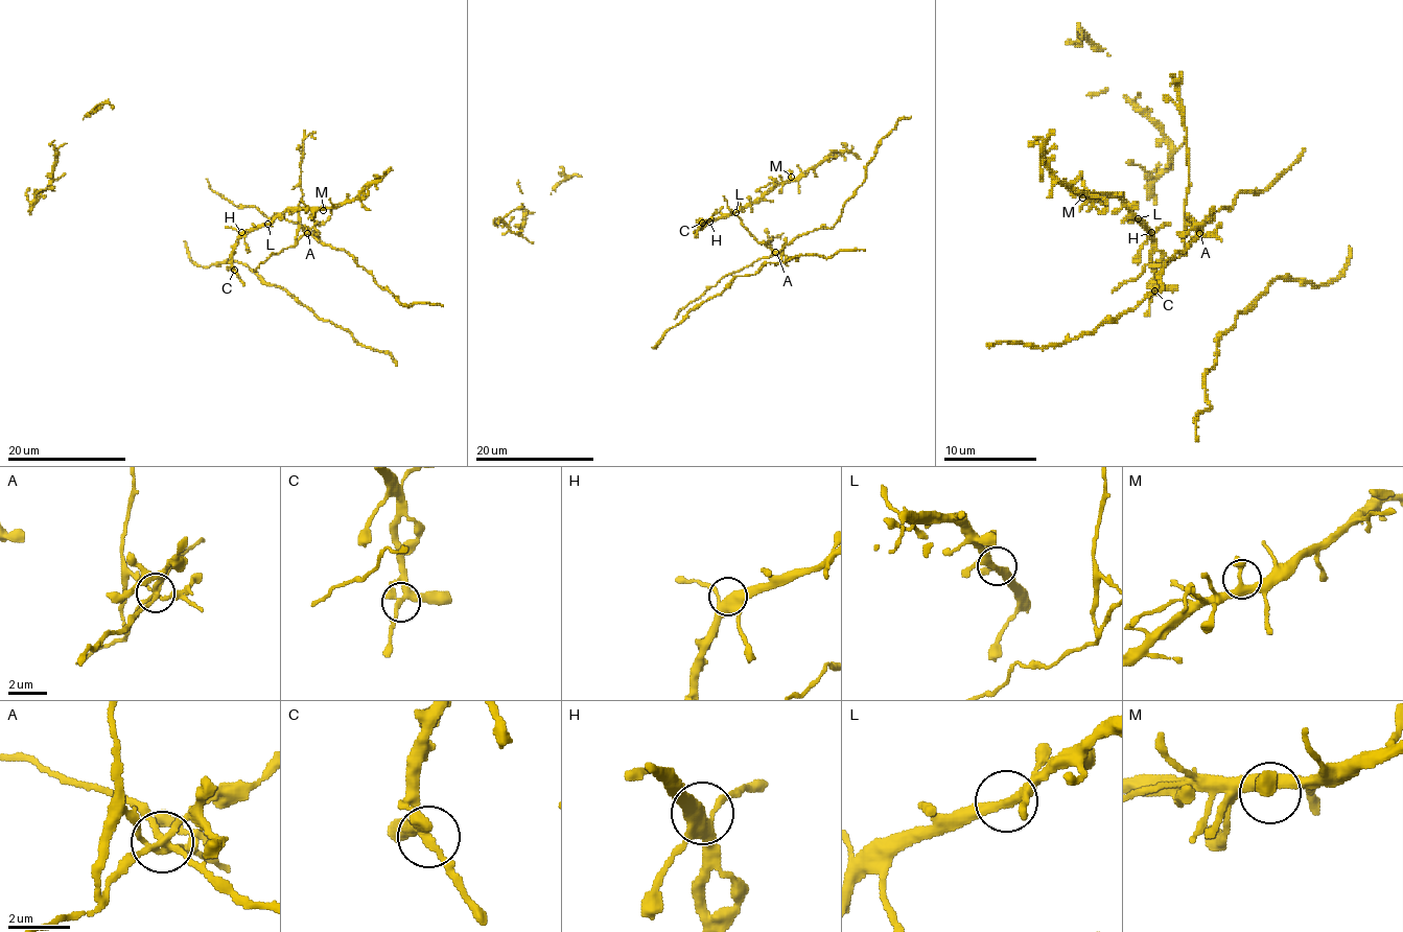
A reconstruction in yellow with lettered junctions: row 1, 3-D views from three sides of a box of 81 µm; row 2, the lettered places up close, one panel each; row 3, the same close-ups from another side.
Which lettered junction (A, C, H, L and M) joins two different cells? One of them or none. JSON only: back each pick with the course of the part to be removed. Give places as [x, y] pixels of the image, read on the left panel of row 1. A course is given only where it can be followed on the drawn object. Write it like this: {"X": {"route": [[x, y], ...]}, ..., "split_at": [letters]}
{"A": {"route": [[308, 232], [299, 222], [301, 157], [304, 140], [311, 135], [316, 139]]}, "split_at": ["A"]}

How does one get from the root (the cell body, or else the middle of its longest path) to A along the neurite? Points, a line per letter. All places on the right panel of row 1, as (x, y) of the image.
A: (1210, 218), (1200, 232)

